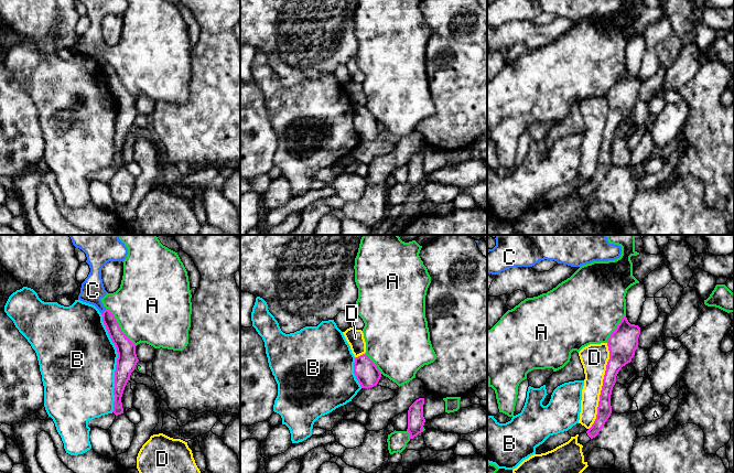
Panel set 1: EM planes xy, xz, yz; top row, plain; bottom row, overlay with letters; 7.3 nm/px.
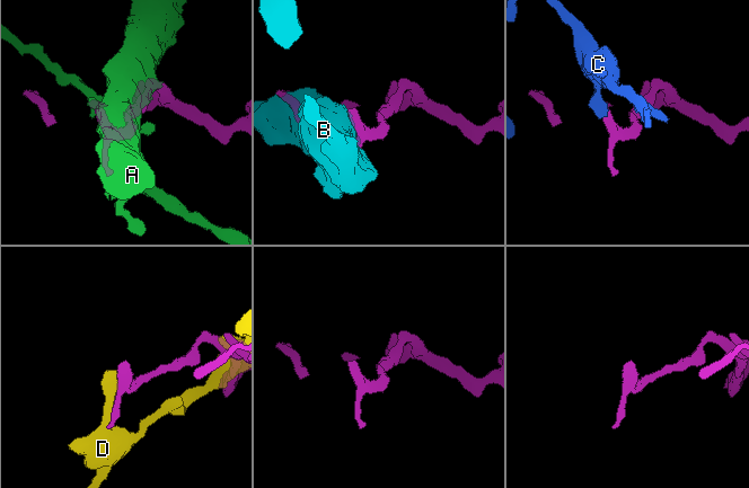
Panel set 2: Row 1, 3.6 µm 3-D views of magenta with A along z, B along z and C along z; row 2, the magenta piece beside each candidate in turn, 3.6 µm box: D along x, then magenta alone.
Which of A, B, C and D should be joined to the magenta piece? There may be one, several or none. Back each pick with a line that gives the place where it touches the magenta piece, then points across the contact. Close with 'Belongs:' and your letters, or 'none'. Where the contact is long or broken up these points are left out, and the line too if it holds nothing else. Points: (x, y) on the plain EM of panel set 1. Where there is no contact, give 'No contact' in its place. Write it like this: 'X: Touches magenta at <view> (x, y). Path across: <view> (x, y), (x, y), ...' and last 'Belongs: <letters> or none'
Belongs: none

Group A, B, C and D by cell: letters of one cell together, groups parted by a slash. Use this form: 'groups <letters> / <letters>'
groups A / B / C / D

